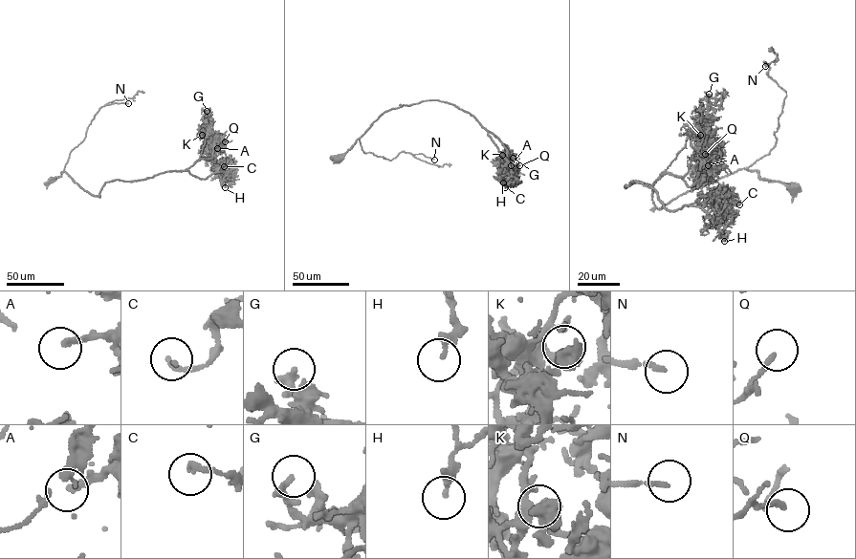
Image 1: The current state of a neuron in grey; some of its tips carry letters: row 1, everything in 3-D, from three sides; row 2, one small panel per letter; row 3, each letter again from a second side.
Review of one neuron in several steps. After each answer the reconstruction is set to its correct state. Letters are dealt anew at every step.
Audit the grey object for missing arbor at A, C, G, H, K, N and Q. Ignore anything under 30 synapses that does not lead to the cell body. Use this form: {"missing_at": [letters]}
{"missing_at": ["A", "N"]}

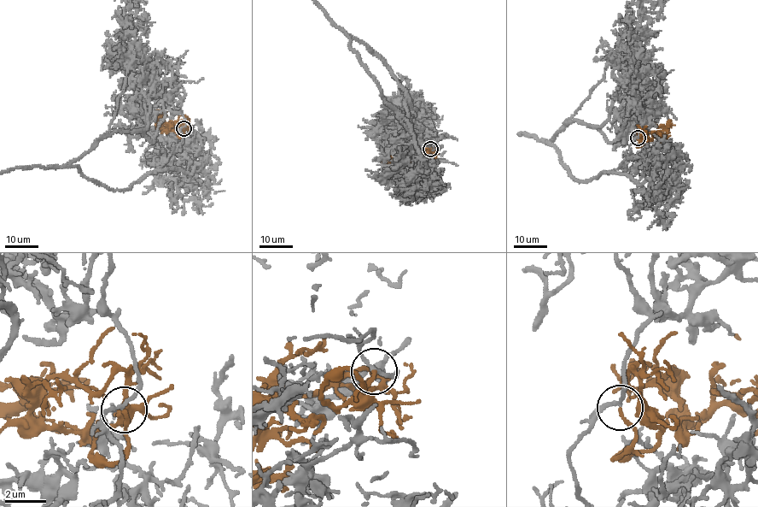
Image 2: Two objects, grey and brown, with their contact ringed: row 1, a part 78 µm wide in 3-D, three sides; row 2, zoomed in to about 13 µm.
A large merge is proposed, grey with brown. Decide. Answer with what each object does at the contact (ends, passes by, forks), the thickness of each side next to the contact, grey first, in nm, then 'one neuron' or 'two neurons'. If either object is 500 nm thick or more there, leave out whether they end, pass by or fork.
grey passes by; brown ends; calibres 160 and 170 nm; one neuron

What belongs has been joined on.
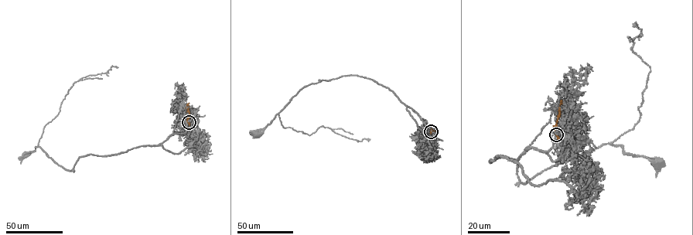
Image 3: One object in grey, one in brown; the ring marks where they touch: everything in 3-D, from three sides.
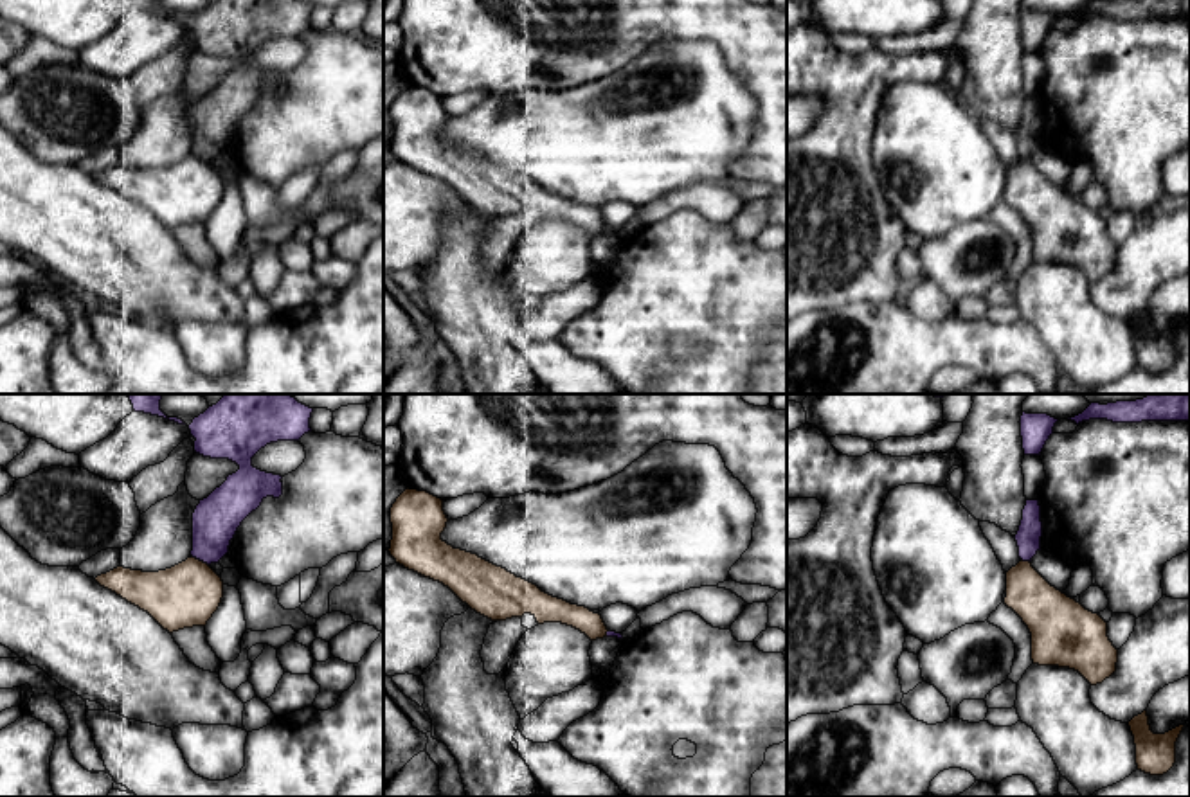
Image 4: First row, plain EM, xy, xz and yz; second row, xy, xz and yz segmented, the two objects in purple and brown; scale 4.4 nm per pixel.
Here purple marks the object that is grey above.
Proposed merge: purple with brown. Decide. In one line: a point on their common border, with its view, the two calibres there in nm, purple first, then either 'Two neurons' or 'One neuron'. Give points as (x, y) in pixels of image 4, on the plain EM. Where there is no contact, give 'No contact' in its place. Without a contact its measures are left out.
Touches purple at xy (200, 157). Thickness 200 nm (purple) against 280 nm. Two neurons

